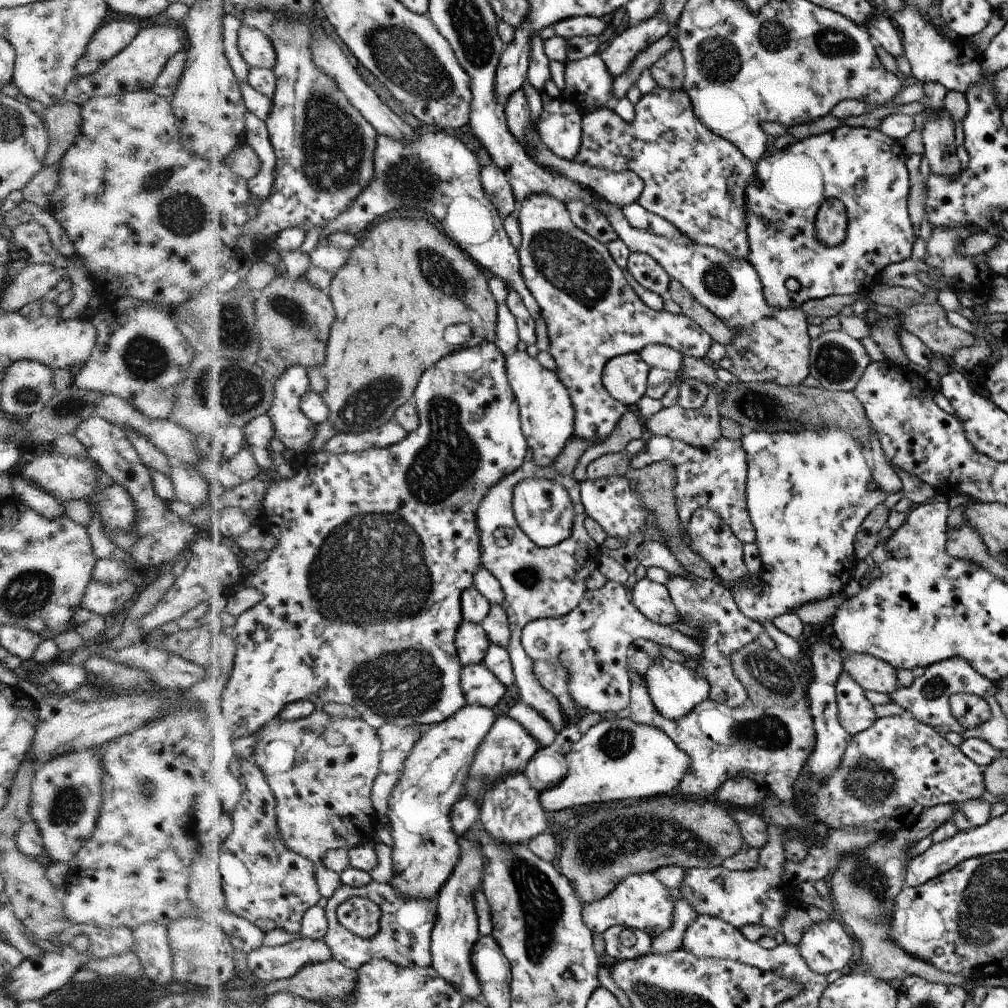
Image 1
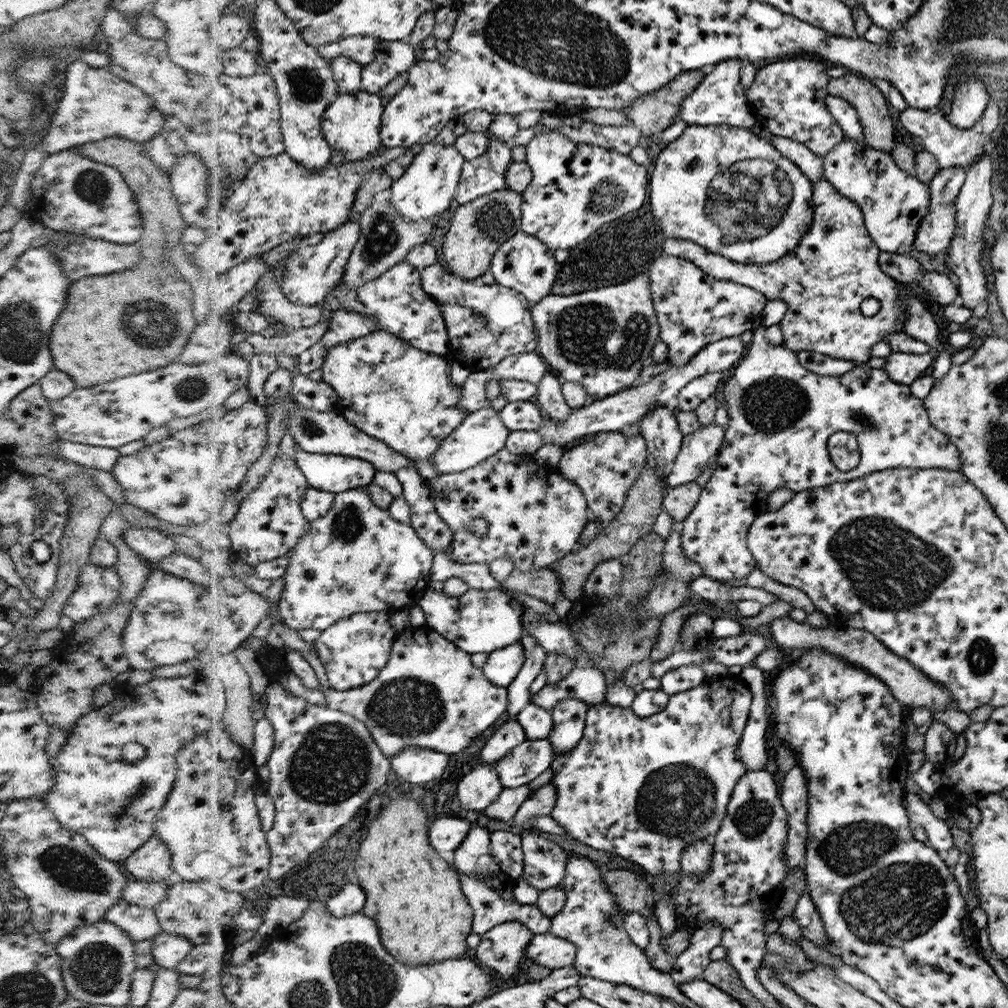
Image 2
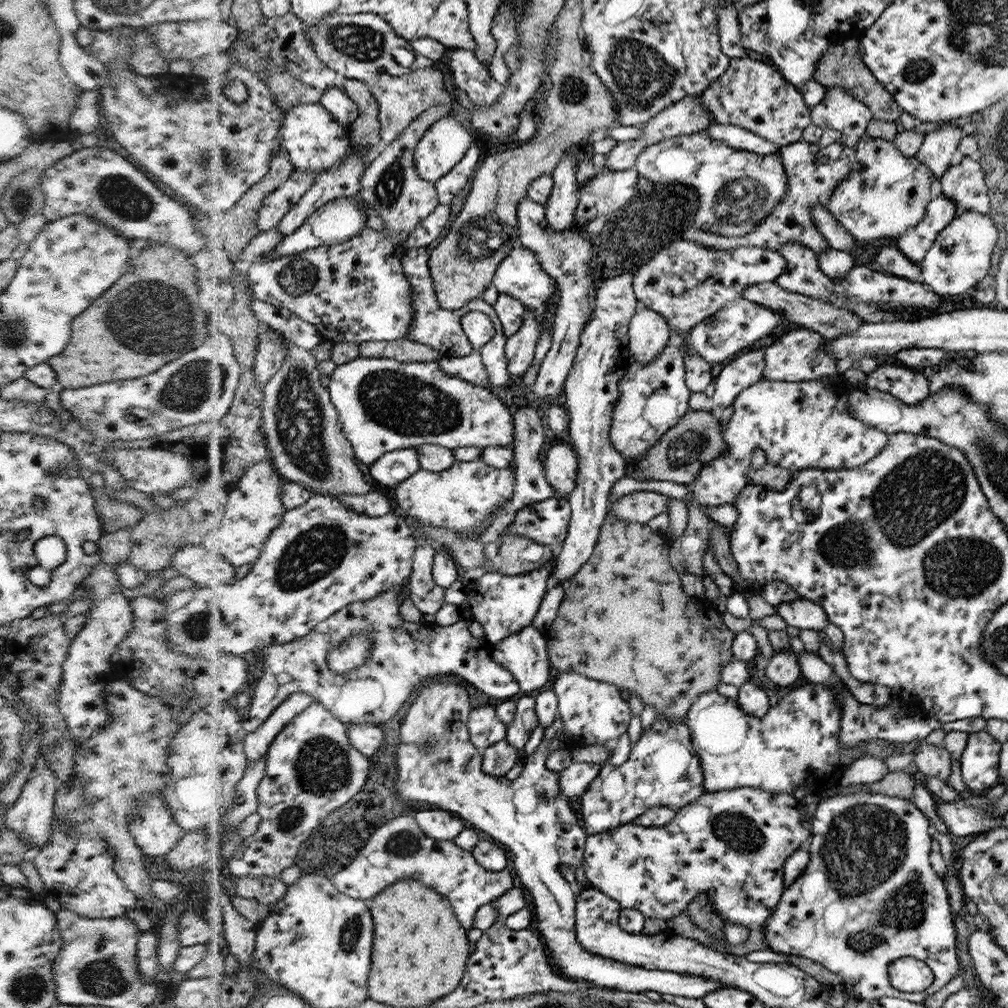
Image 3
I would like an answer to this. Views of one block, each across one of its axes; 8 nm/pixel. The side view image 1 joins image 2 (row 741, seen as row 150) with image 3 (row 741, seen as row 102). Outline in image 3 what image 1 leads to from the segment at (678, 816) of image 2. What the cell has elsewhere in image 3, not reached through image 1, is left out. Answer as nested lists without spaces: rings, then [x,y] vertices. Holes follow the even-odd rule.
[[[658,715],[652,727],[642,731],[638,741],[631,747],[629,757],[624,764],[614,766],[609,759],[601,762],[601,772],[588,785],[586,792],[577,798],[577,808],[589,836],[632,823],[649,808],[656,806],[668,806],[675,810],[684,808],[704,793],[705,772],[701,758],[693,746],[692,734],[687,722],[669,723],[666,717]]]

